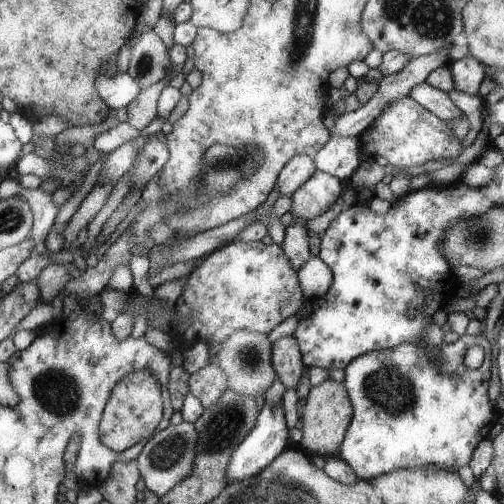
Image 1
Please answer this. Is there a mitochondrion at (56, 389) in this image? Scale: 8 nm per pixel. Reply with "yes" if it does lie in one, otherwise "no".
yes

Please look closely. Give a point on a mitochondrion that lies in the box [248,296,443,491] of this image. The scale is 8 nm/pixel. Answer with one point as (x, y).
(389, 390)

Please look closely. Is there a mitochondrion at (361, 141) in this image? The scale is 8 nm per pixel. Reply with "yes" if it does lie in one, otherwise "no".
no

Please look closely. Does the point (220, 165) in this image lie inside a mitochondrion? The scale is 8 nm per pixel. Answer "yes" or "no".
yes

